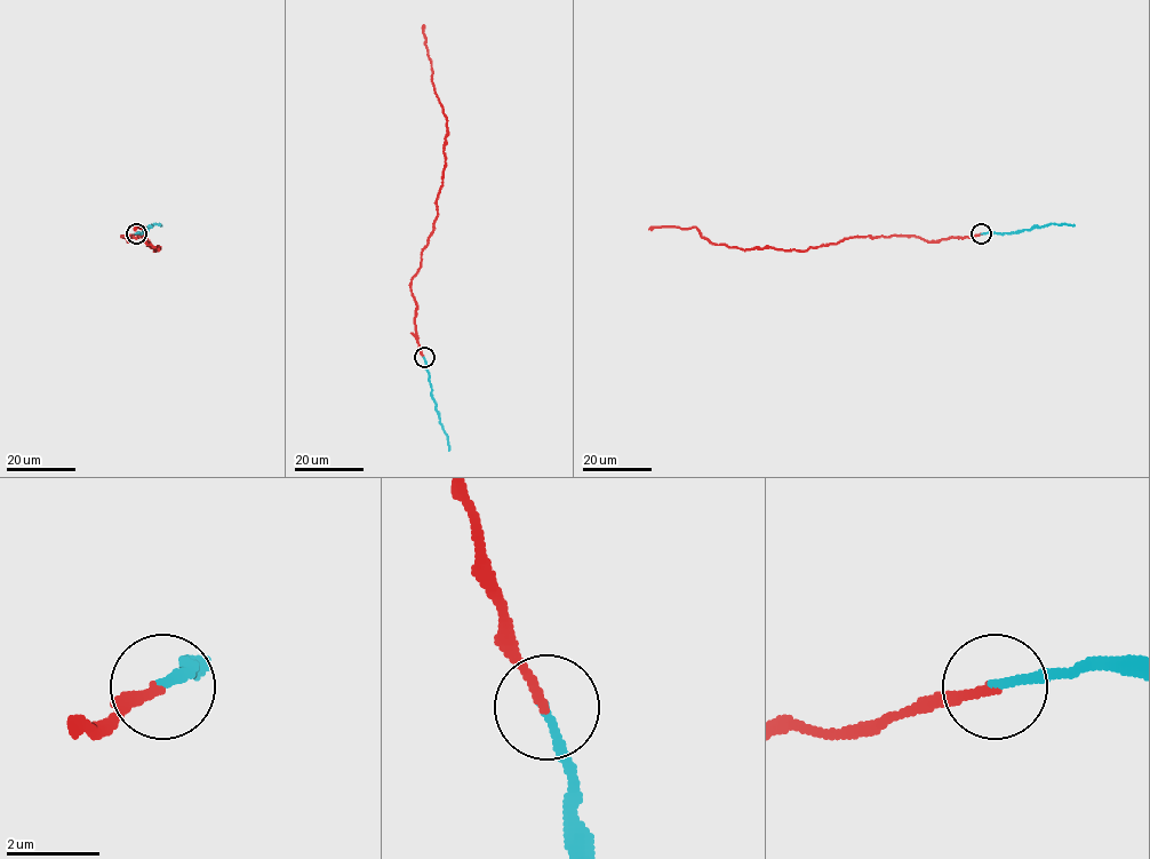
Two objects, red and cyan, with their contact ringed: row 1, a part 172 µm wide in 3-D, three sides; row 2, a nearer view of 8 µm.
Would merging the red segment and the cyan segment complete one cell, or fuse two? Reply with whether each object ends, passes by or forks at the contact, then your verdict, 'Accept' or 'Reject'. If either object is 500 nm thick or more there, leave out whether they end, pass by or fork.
At the ring red ends. At the ring cyan ends. Reject

